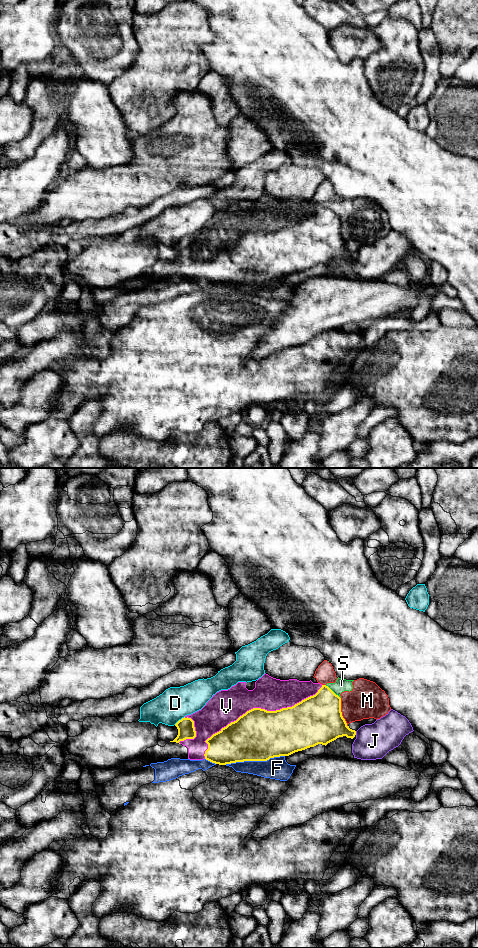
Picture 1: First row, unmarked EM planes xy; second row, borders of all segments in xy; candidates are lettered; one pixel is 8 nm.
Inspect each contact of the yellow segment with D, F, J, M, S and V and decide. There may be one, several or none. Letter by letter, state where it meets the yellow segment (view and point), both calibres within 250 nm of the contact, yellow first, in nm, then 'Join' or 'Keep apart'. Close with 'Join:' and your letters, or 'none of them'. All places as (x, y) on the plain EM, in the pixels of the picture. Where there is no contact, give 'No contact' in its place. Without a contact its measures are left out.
D: Touches yellow at xy (179, 240). Thickness 140 nm (yellow) against 260 nm. Keep apart
F: Touches yellow at xy (254, 280). Thickness 420 nm (yellow) against 180 nm. Keep apart
J: Touches yellow at xy (355, 253). Thickness 280 nm (yellow) against 280 nm. Keep apart
M: Touches yellow at xy (341, 232). Thickness 380 nm (yellow) against 280 nm. Keep apart
S: Touches yellow at xy (332, 211). Thickness 380 nm (yellow) against 110 nm. Keep apart
V: Touches yellow at xy (255, 228). Thickness 420 nm (yellow) against 260 nm. Join
Join: V

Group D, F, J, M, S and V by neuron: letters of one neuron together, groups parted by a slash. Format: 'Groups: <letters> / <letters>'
Groups: D / F / J / M S / V

